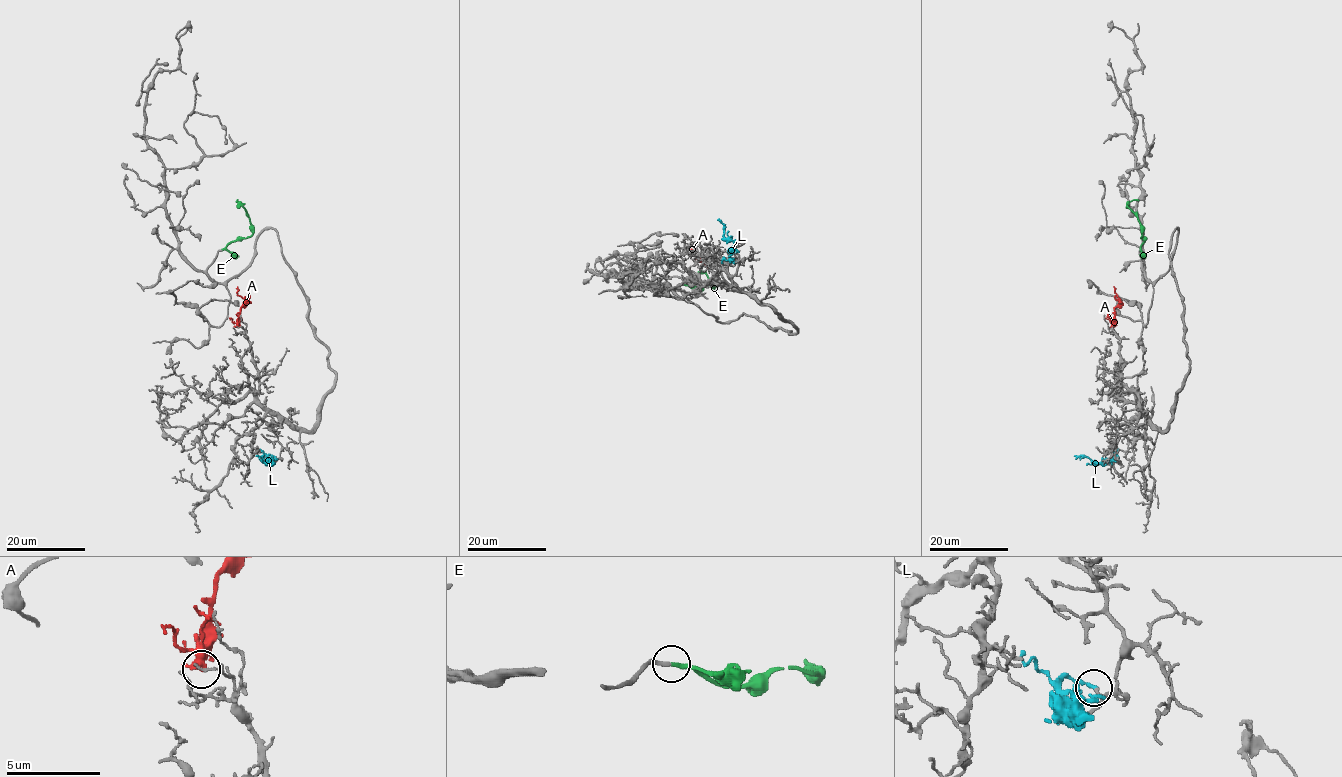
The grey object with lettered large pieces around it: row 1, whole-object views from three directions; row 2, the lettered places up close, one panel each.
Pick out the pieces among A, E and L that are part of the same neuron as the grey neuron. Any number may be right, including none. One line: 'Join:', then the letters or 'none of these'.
Join: E

